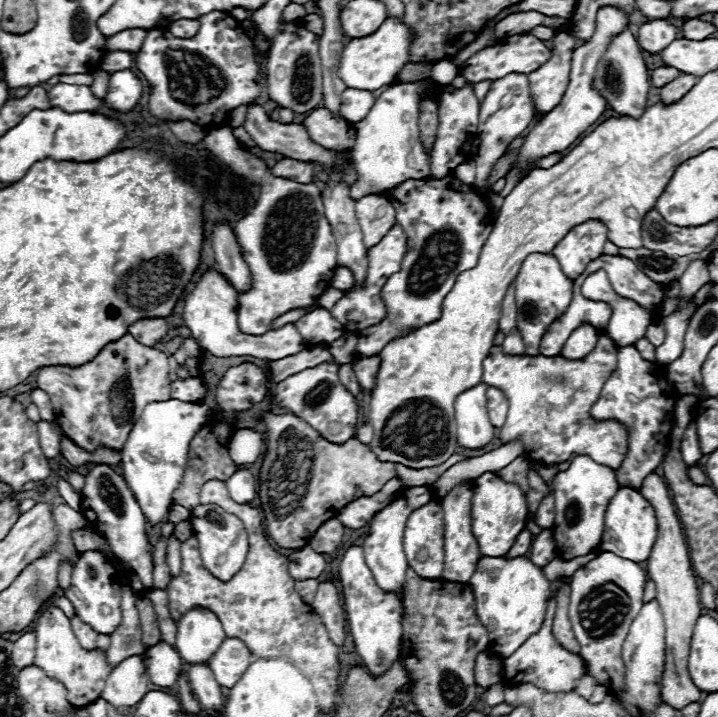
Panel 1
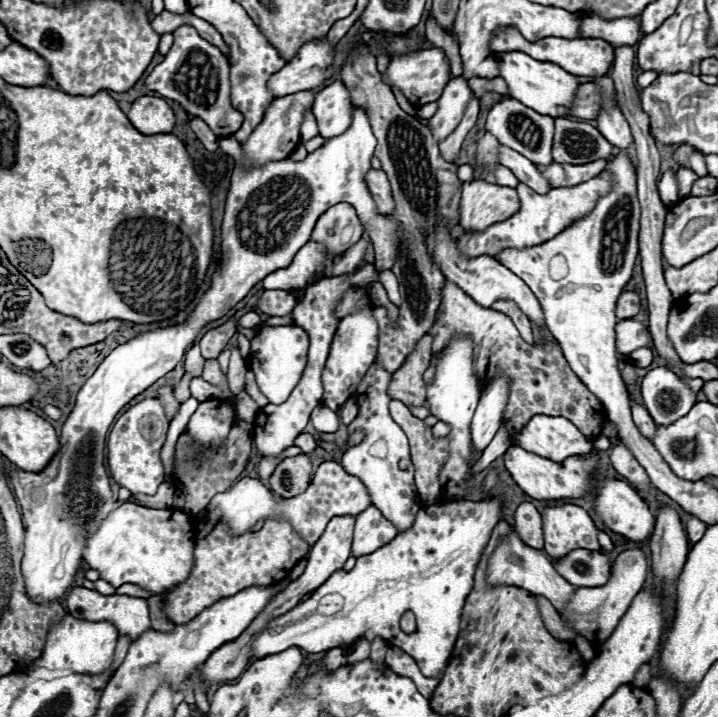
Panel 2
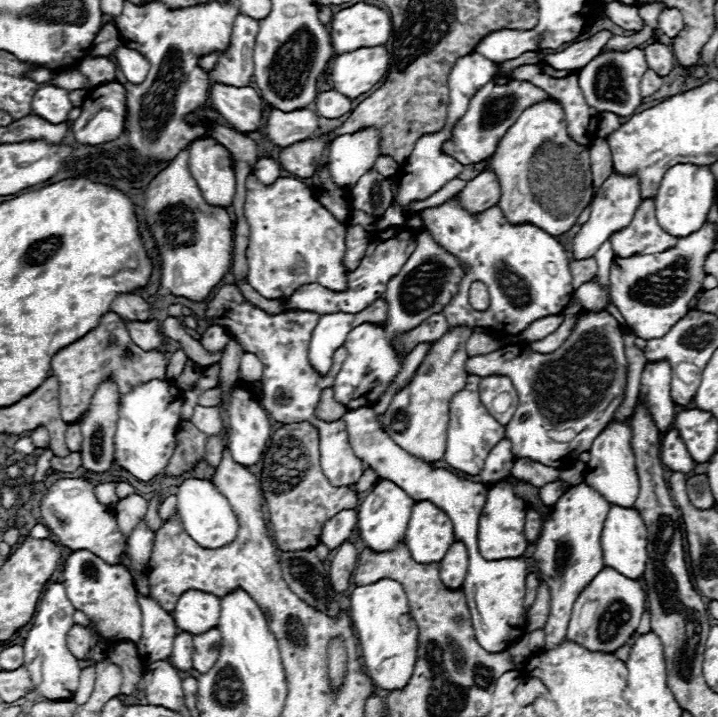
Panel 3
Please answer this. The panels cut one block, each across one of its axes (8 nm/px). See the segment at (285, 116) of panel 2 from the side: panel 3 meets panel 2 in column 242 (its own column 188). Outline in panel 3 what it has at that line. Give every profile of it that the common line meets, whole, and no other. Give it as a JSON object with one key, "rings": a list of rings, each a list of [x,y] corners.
{"rings":[[[204,136],[188,144],[190,172],[198,182],[204,200],[212,206],[228,208],[236,192],[232,154],[216,138]]]}

